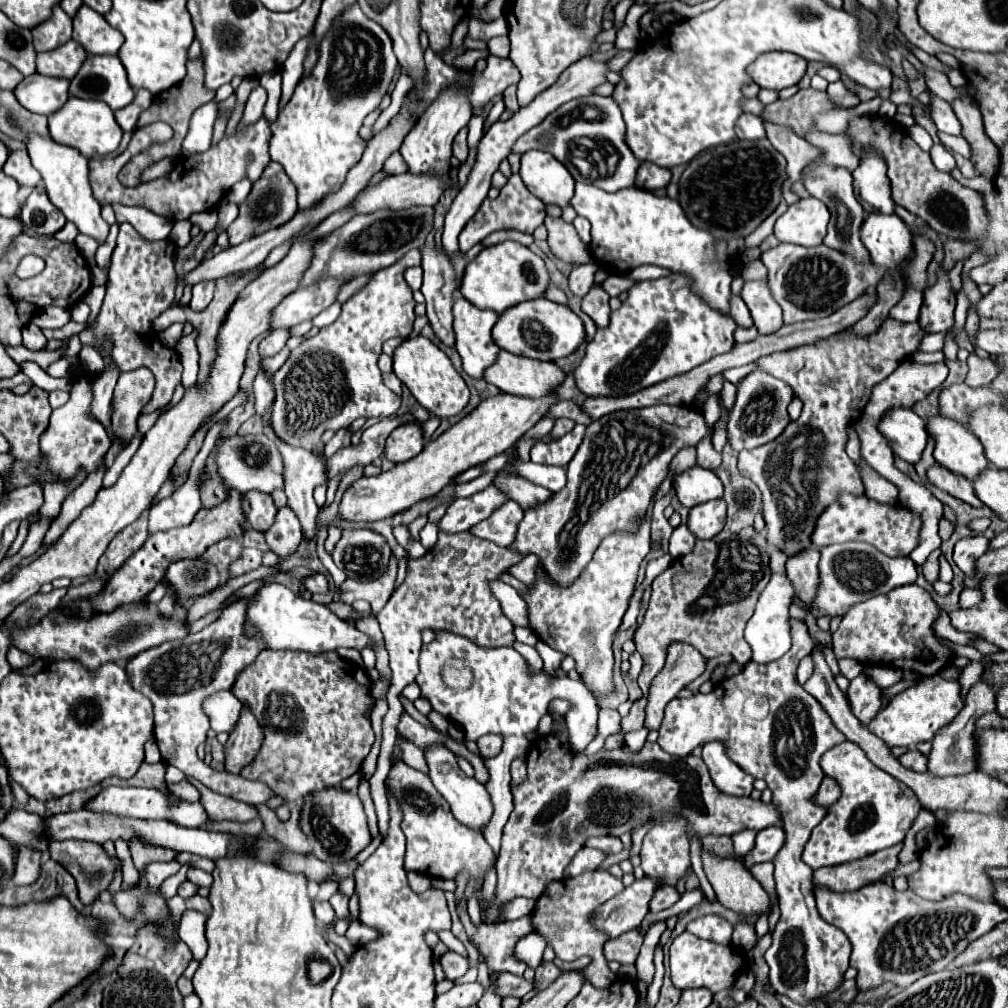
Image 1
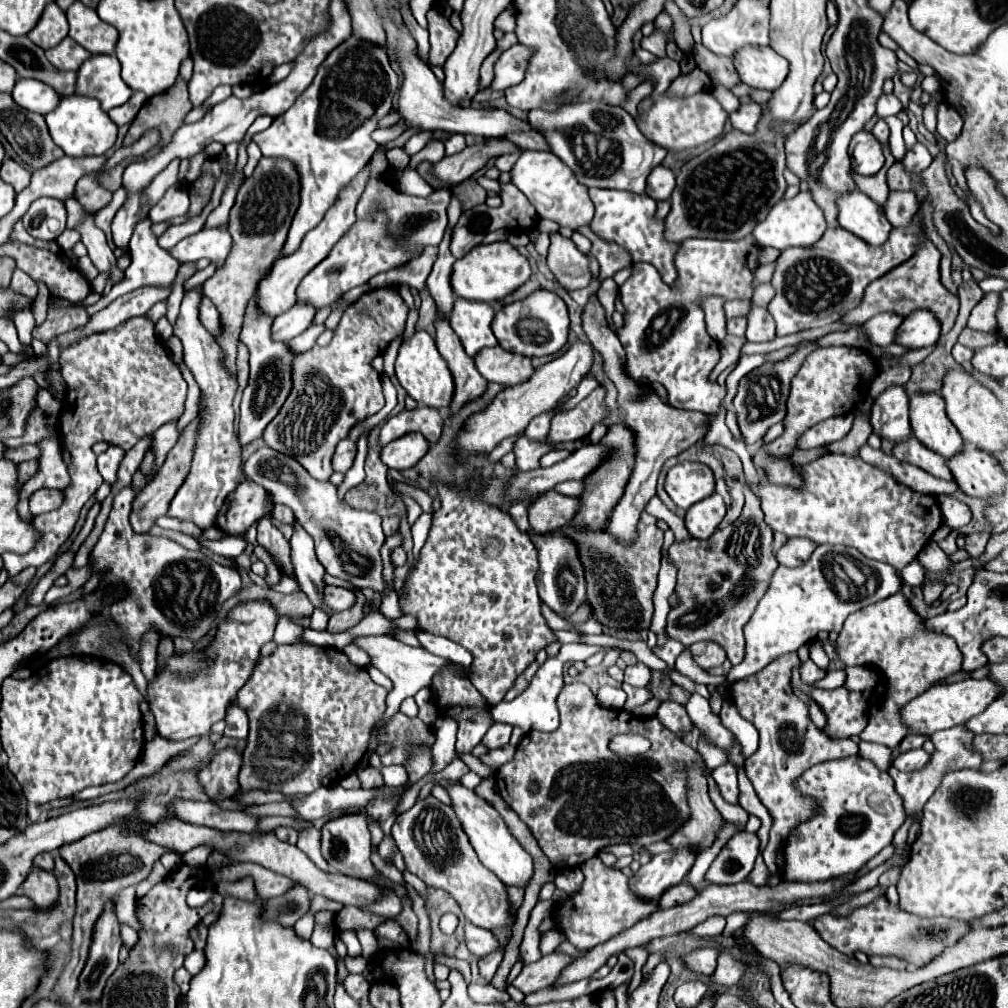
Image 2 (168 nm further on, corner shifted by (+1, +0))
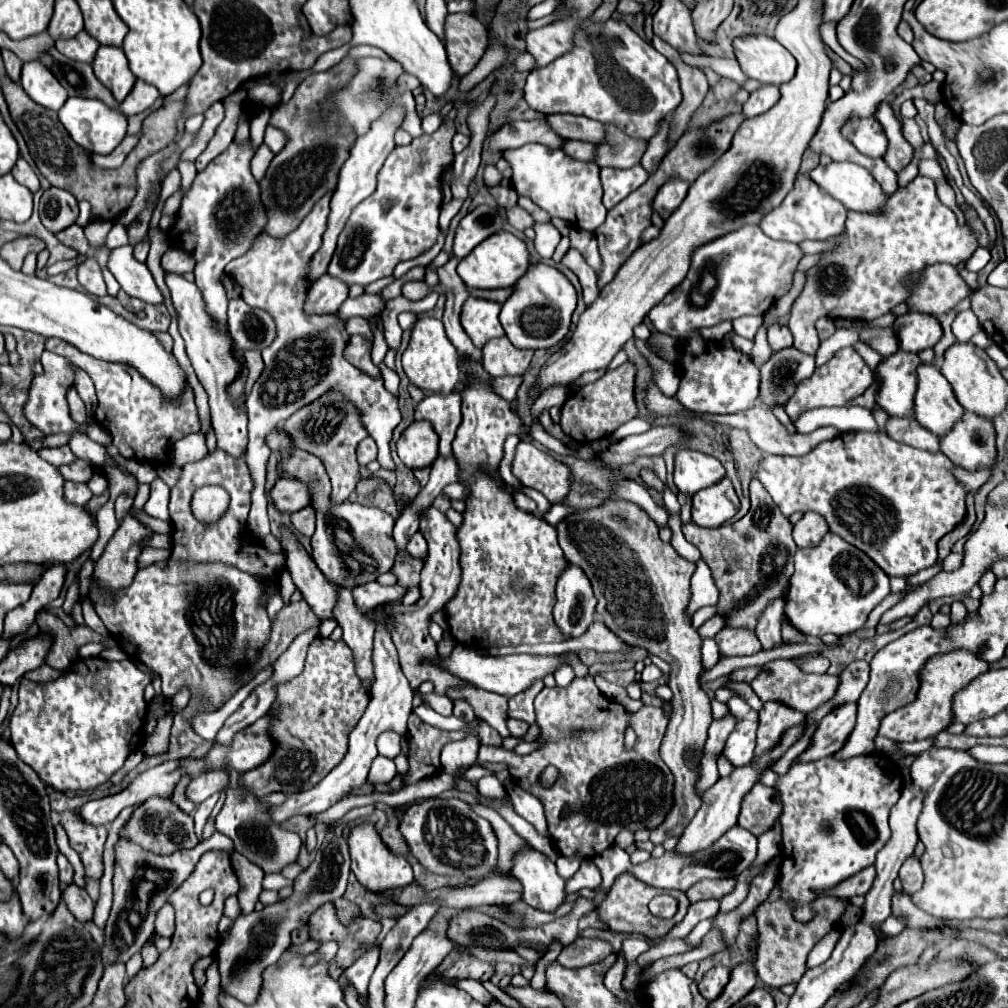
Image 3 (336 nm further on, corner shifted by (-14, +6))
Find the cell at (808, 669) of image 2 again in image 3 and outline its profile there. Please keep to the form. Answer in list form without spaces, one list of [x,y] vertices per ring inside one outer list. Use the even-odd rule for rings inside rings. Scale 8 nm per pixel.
[[[818,656],[818,658],[808,658],[806,662],[802,662],[800,668],[812,674],[826,674],[826,670],[830,668],[830,662],[824,656]]]

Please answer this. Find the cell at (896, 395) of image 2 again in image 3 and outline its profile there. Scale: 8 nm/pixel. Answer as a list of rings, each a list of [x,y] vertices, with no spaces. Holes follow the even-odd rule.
[[[898,350],[894,356],[888,356],[880,366],[878,366],[878,380],[880,388],[876,392],[876,402],[880,404],[882,410],[888,412],[890,418],[910,418],[914,416],[914,394],[916,394],[916,368],[920,364],[920,358],[916,354]]]

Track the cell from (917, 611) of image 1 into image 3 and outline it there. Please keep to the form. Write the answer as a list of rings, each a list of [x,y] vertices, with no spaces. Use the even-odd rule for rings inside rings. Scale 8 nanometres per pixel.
[[[964,648],[946,652],[940,656],[930,656],[928,662],[924,662],[924,666],[918,672],[920,688],[916,692],[916,700],[912,704],[906,704],[906,706],[890,712],[888,716],[884,716],[878,736],[890,738],[894,742],[914,742],[914,740],[922,740],[928,736],[936,736],[952,722],[950,702],[952,702],[954,692],[964,688],[970,680],[974,680],[976,676],[980,676],[986,670],[988,670],[988,664],[984,664],[976,654],[972,654],[970,650],[964,650]]]

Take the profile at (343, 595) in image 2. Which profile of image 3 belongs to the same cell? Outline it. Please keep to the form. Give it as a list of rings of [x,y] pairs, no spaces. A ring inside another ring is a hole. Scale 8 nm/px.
[[[372,582],[372,584],[362,584],[360,588],[354,588],[352,594],[354,594],[354,602],[358,604],[358,608],[370,610],[370,608],[376,608],[384,602],[392,602],[392,600],[404,596],[406,588],[400,584],[380,586],[378,582]]]

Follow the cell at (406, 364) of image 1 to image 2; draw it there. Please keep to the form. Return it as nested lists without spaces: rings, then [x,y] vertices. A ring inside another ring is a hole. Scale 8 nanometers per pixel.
[[[417,330],[411,338],[405,338],[401,348],[399,348],[399,356],[395,360],[395,376],[399,380],[399,384],[405,388],[405,392],[419,404],[419,406],[431,406],[437,410],[447,410],[449,402],[453,400],[453,378],[451,372],[447,368],[447,362],[441,358],[435,340],[423,332]]]

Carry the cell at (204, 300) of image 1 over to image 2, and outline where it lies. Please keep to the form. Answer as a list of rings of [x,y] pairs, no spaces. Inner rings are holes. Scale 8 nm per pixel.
[[[209,298],[201,302],[201,322],[213,336],[221,336],[221,316]]]

